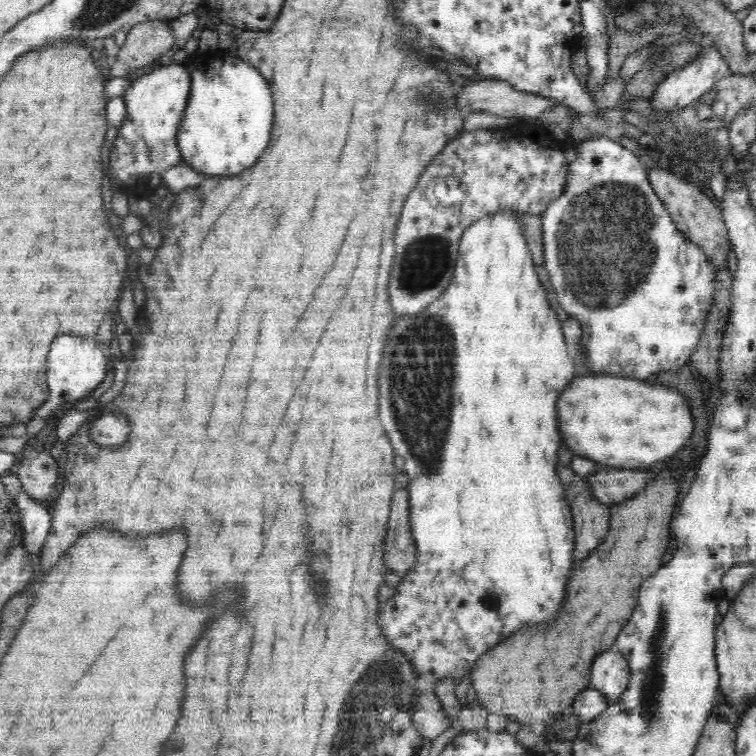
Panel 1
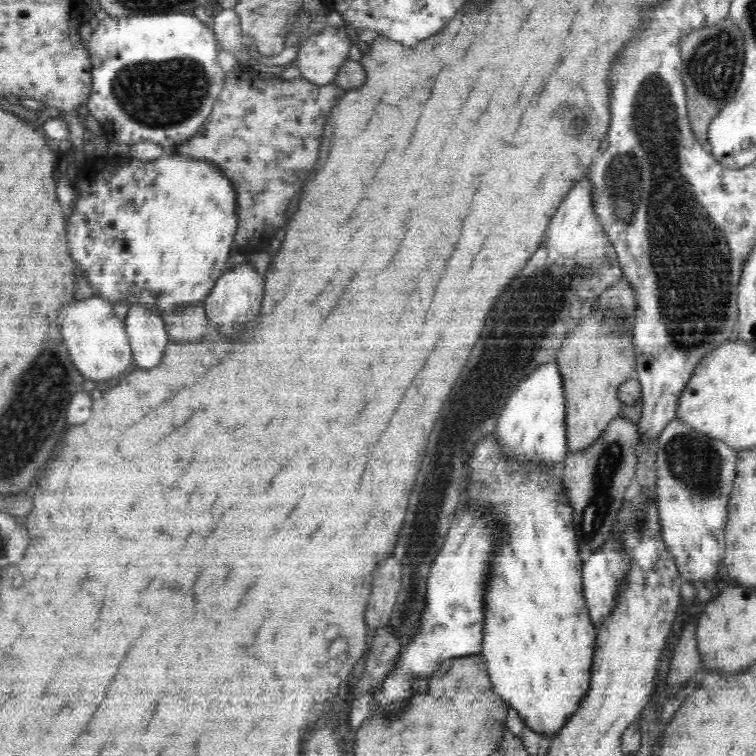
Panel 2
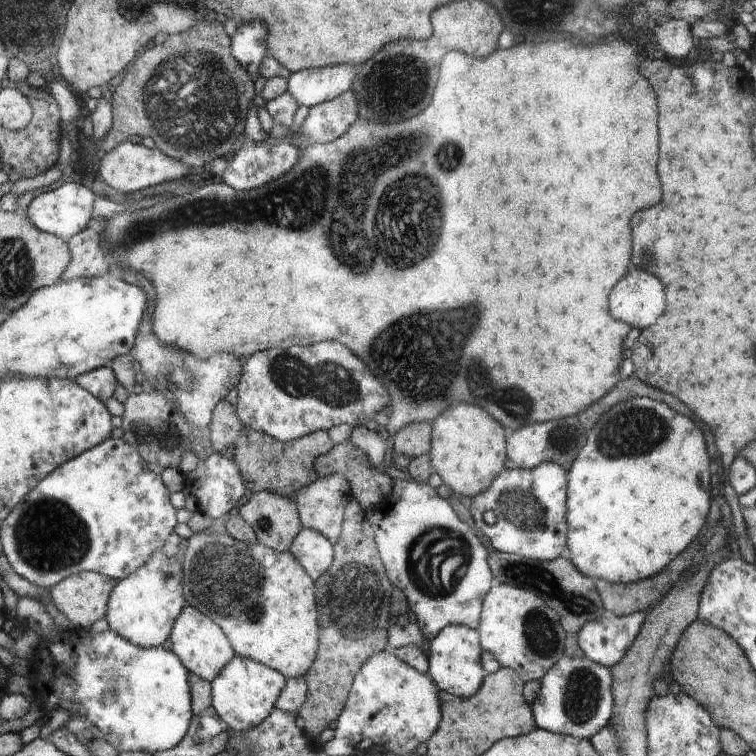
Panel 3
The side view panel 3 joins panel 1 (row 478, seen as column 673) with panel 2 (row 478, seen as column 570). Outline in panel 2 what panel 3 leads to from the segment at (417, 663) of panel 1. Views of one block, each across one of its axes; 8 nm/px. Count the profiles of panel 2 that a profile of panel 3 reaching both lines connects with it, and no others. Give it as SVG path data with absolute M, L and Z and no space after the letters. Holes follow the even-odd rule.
M488 433L486 438L482 437L481 439L482 442L478 441L478 446L473 448L474 458L469 460L470 480L467 482L465 490L469 490L469 498L473 498L474 504L493 506L493 509L501 514L501 526L505 526L507 531L501 532L501 541L493 556L493 576L488 582L488 589L485 590L485 628L480 656L488 666L487 674L492 680L494 692L498 696L502 696L510 704L510 707L516 709L519 718L528 729L535 733L546 733L548 738L552 738L566 722L570 722L570 718L574 716L578 705L586 696L586 692L590 690L590 674L592 674L594 651L597 646L597 631L583 597L583 560L578 554L578 541L575 540L574 525L571 524L571 515L574 514L574 509L567 504L566 497L560 495L561 471L559 469L562 465L554 466L556 469L522 470L522 466L518 466L518 461L502 462L502 458L498 458L498 454L502 454L503 450L498 450L498 446L494 446L494 433Z

